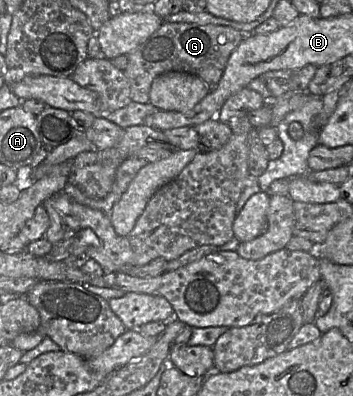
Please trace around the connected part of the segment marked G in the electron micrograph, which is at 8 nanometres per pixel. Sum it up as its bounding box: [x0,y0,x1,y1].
[123,22,244,103]

